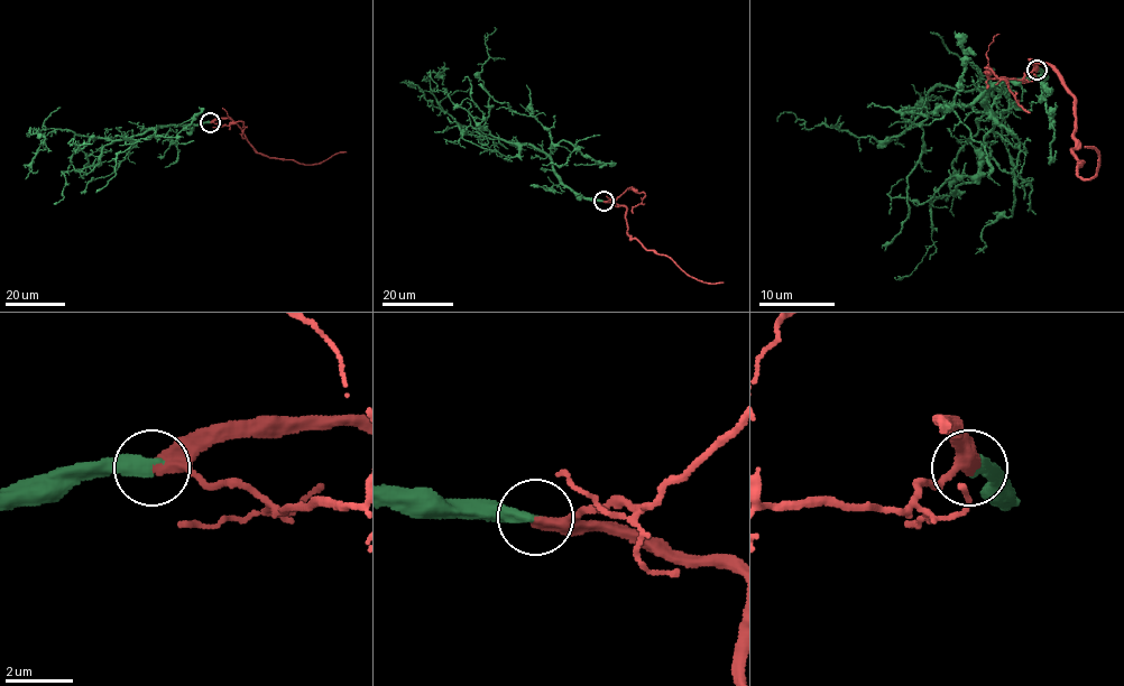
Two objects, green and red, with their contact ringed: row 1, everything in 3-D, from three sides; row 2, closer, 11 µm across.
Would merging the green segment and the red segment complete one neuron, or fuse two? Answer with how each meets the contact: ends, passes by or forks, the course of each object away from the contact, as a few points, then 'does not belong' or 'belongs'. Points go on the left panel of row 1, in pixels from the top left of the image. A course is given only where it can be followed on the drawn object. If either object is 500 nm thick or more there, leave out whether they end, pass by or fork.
green ends; red ends; course green (210, 122), (157, 127), (117, 139), (89, 137), (71, 130), (29, 129), (31, 133), (44, 137), (48, 153); course red (210, 122), (232, 120), (257, 153), (270, 157), (316, 164), (347, 153); belongs

